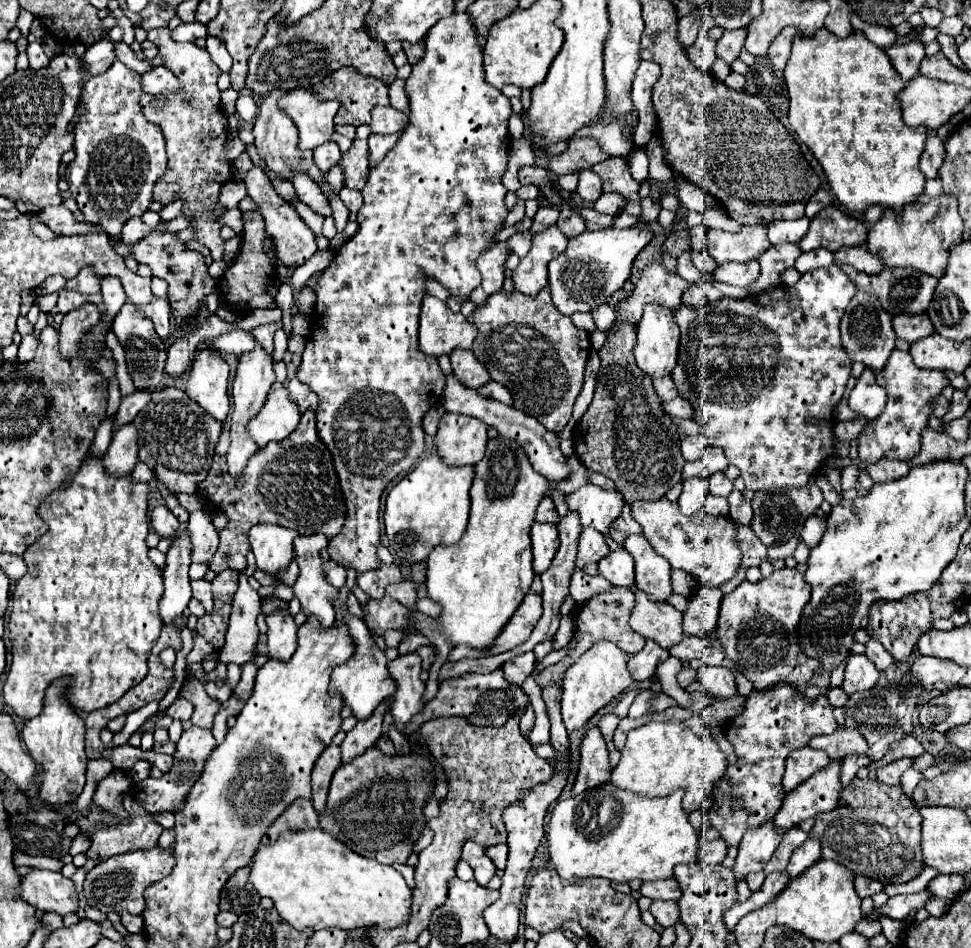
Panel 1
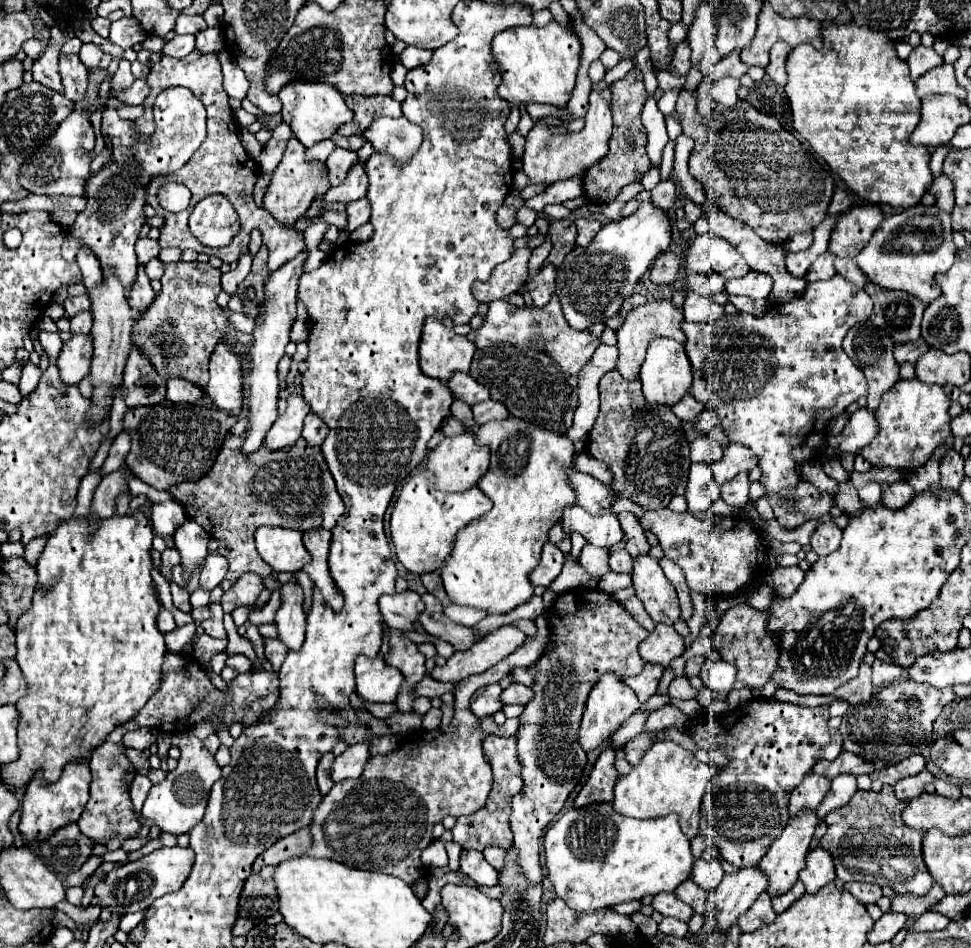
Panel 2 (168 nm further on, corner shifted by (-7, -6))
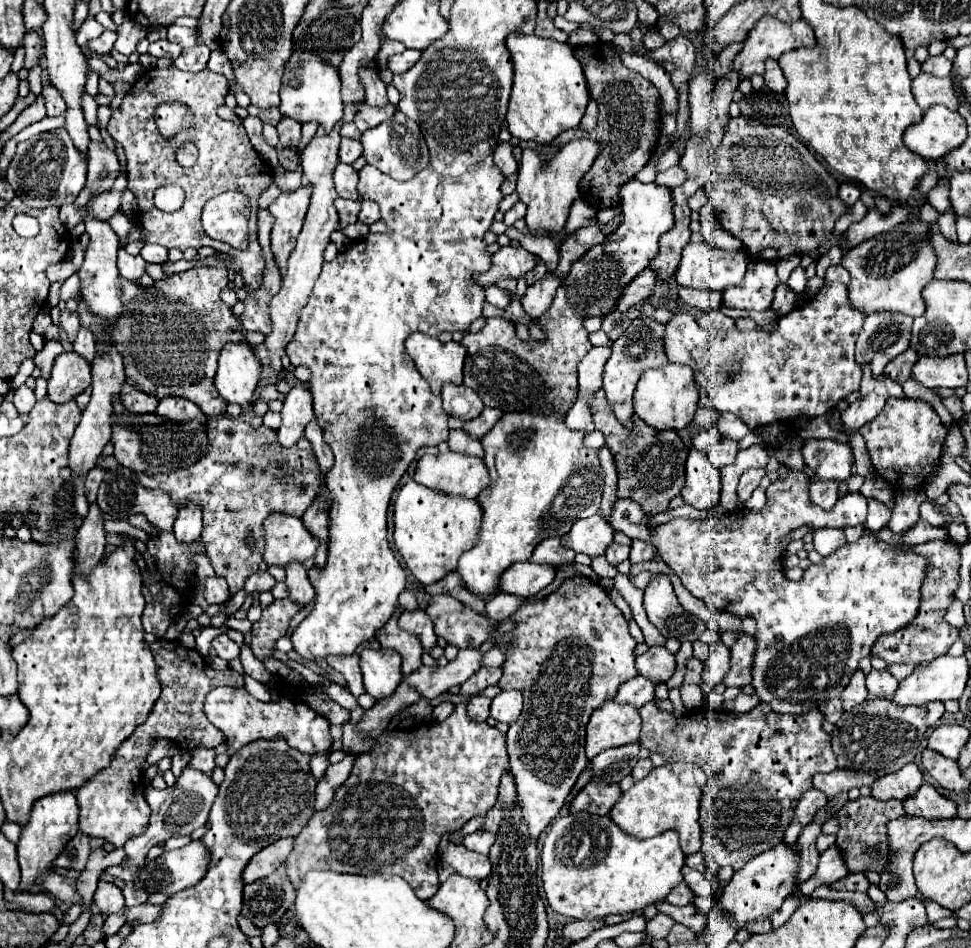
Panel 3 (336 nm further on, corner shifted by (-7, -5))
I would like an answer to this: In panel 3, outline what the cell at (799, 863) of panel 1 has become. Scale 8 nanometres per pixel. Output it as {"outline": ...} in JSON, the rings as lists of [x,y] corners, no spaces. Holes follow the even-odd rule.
{"outline":[[[831,846],[831,848],[827,848],[827,850],[821,854],[821,860],[819,860],[819,866],[817,866],[815,874],[813,874],[811,878],[807,878],[805,882],[801,882],[797,890],[807,898],[807,896],[813,894],[815,888],[819,888],[819,886],[823,886],[823,884],[829,886],[829,884],[845,878],[847,874],[849,874],[849,872],[847,872],[847,868],[843,866],[843,860],[841,860],[841,854],[839,854],[837,846]]]}

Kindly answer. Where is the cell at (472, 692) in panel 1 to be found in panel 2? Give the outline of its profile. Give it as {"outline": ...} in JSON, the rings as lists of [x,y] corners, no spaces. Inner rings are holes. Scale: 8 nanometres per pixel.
{"outline":[[[497,683],[479,689],[479,691],[473,695],[473,699],[471,699],[471,711],[473,711],[477,717],[489,717],[489,715],[501,711],[501,707],[503,707],[503,703],[501,703],[501,699],[499,699],[501,691],[503,691],[503,689],[501,689]]]}

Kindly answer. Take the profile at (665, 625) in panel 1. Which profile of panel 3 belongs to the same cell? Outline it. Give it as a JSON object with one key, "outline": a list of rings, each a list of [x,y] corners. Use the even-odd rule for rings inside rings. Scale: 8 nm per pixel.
{"outline":[[[663,644],[651,646],[645,654],[637,656],[635,660],[639,674],[647,674],[653,682],[665,682],[675,672],[675,654],[671,654]]]}

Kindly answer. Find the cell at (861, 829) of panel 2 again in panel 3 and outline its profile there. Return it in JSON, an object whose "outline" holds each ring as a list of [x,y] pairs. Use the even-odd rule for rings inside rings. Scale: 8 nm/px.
{"outline":[[[859,796],[857,800],[847,802],[843,810],[835,814],[839,820],[839,832],[835,846],[843,854],[843,862],[849,872],[867,872],[875,870],[877,874],[883,874],[889,858],[889,836],[887,836],[887,822],[893,818],[903,816],[903,806],[899,800],[887,800],[881,802],[873,796]]]}

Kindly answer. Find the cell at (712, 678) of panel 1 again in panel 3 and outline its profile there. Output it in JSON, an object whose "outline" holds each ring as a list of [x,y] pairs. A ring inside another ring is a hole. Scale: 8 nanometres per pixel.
{"outline":[[[717,642],[711,646],[709,658],[705,660],[703,682],[713,688],[723,682],[727,672],[729,672],[729,648],[723,646],[723,642]]]}

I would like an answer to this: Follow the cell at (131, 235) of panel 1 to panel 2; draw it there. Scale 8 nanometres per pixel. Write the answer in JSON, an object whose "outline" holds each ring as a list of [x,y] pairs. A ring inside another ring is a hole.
{"outline":[[[149,237],[139,239],[139,241],[137,241],[137,245],[135,245],[135,249],[137,249],[139,263],[143,263],[143,265],[145,265],[145,263],[149,263],[151,259],[159,257],[159,251],[161,251],[159,243],[157,243],[157,241],[153,241],[153,239],[149,239]]]}

